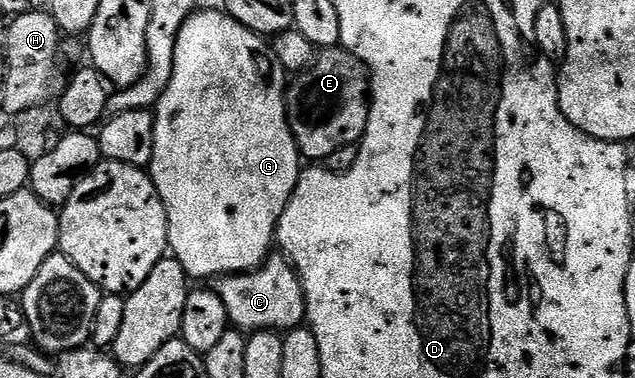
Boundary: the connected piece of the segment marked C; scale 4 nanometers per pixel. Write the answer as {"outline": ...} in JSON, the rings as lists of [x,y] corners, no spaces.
{"outline":[[[269,257],[255,271],[242,275],[221,275],[215,280],[214,290],[222,305],[226,305],[229,324],[235,330],[287,333],[305,322],[304,290],[296,276],[296,268],[283,257]]]}

